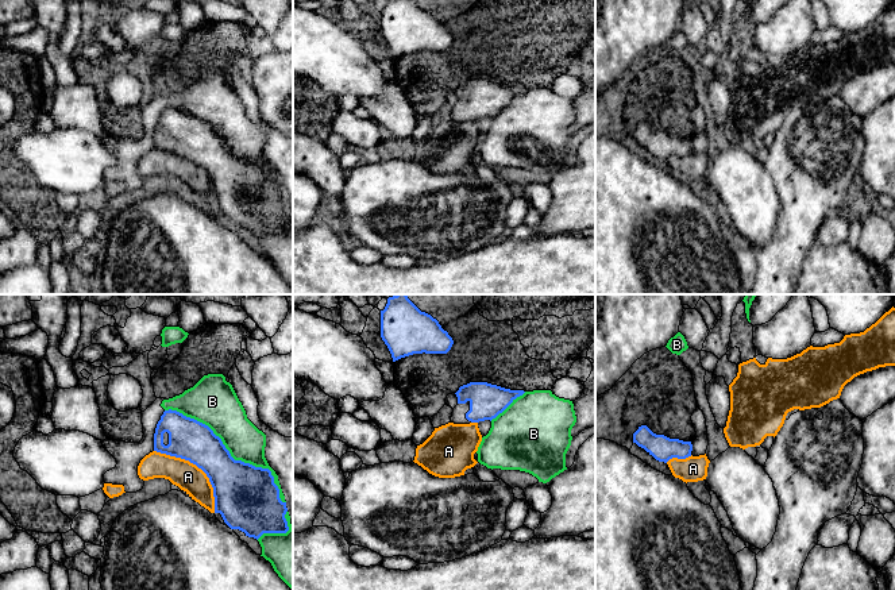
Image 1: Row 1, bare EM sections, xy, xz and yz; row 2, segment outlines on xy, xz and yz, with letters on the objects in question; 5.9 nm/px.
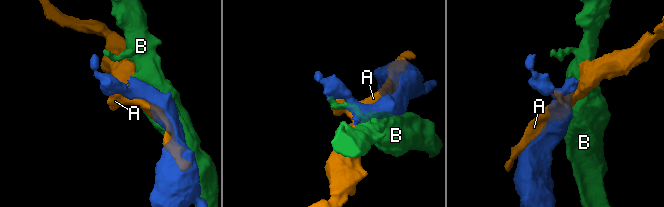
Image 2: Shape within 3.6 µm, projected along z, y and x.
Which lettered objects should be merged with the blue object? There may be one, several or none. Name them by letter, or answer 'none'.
none

